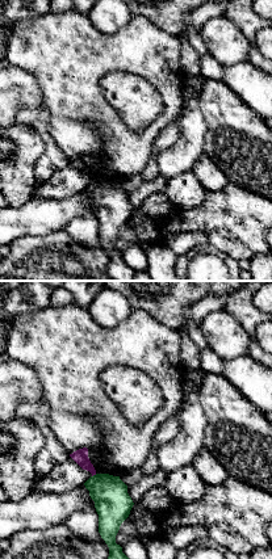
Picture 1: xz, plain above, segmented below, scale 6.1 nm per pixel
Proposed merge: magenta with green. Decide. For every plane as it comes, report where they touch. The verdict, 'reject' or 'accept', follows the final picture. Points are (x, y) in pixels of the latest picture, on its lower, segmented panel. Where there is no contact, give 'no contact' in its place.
contact (93, 474)

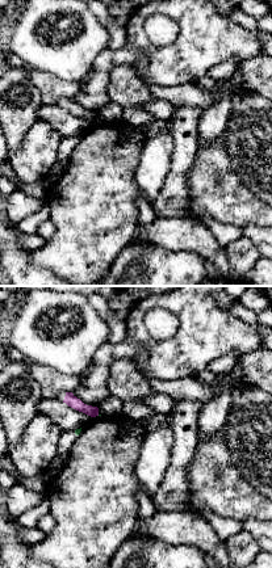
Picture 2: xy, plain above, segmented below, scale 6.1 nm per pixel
no contact

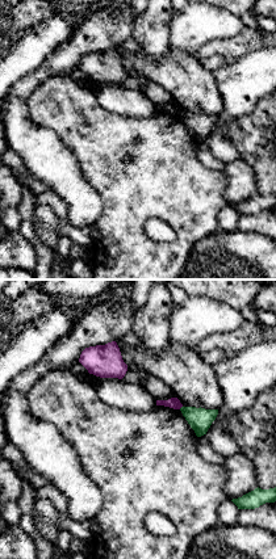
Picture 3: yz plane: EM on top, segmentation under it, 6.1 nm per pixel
contact (180, 407)

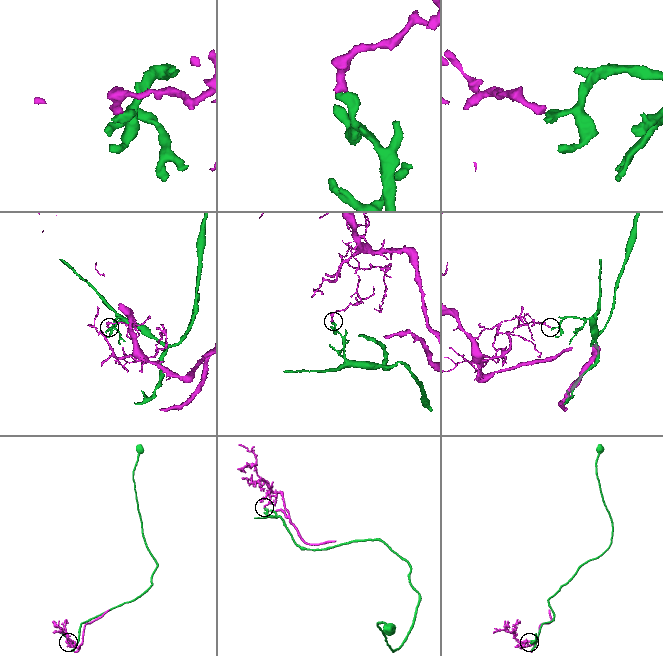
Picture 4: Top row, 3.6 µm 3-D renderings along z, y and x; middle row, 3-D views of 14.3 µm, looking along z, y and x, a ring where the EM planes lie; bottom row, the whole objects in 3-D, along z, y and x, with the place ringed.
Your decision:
reject

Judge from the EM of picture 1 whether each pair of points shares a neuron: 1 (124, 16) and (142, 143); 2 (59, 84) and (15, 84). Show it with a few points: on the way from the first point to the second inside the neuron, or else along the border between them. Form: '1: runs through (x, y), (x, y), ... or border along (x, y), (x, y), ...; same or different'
1: border along (133, 16), (114, 33), (101, 33), (93, 25); different
2: border along (13, 66), (33, 76), (41, 105), (50, 113); different

